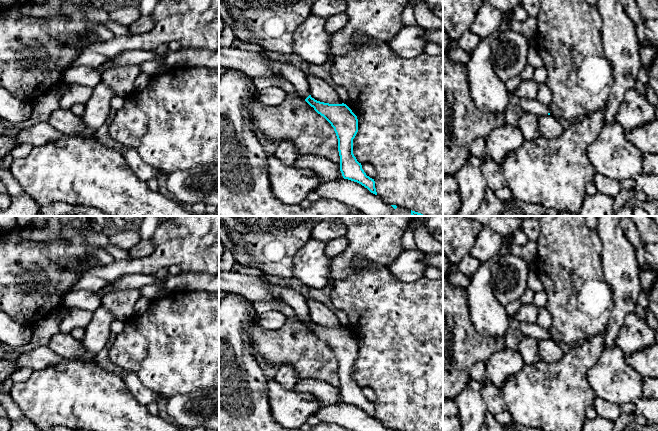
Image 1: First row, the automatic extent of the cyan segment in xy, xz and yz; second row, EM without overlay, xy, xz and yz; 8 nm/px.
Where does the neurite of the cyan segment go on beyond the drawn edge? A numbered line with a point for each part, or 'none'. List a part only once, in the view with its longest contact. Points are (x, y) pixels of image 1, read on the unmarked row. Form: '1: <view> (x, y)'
1: xz (298, 302)

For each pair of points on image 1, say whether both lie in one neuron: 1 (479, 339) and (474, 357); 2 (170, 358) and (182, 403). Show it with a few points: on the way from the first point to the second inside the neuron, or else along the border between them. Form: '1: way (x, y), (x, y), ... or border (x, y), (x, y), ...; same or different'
1: way (478, 343), (474, 347), (474, 353); same
2: border (202, 387), (187, 393), (174, 394), (167, 398); different

